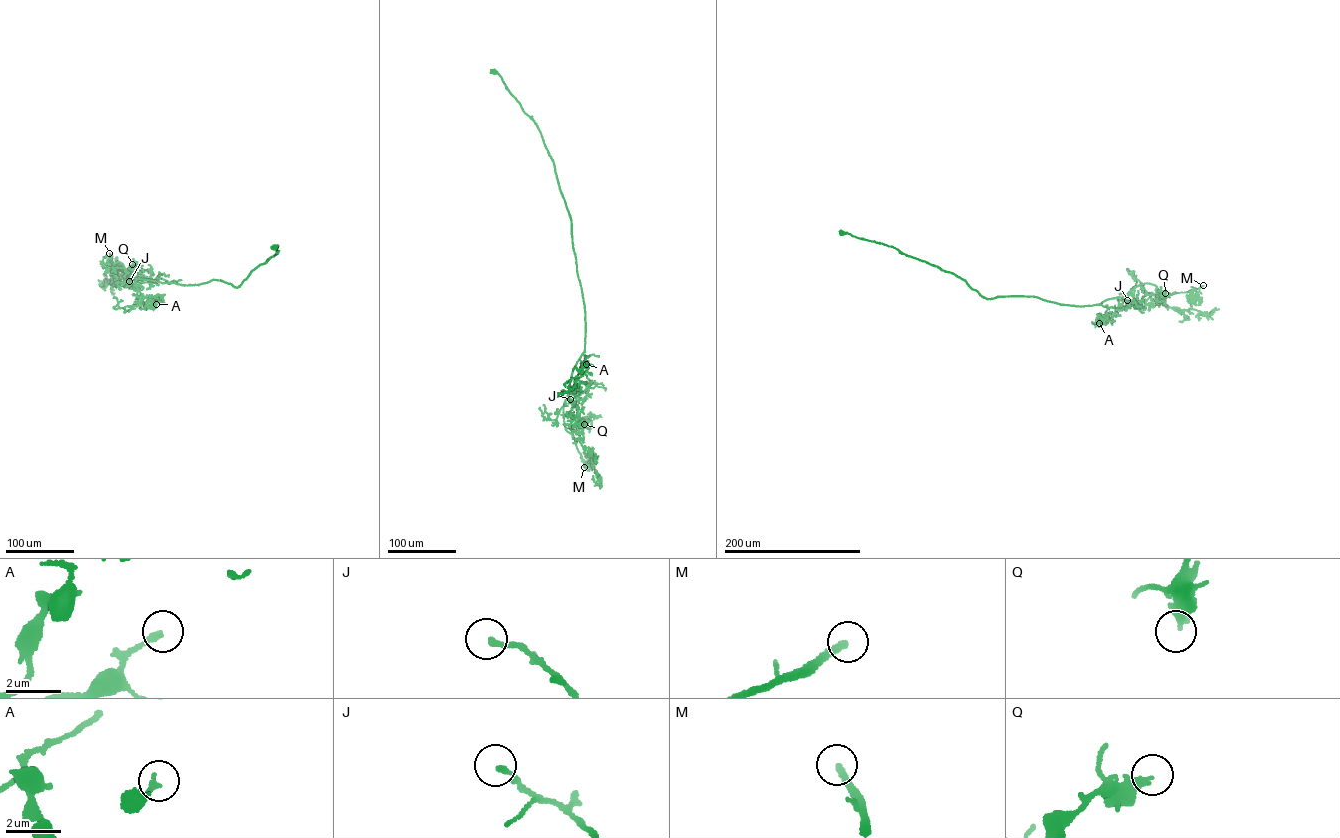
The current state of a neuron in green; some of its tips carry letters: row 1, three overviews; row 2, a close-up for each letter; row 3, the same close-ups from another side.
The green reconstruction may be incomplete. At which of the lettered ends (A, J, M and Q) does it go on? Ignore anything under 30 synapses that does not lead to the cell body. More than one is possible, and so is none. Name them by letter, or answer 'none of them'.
M

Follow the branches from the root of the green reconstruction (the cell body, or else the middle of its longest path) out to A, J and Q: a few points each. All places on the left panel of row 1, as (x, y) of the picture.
A: (274, 247), (276, 254), (237, 287), (215, 279), (187, 285), (136, 279), (142, 300), (148, 295), (156, 304)
J: (274, 247), (276, 254), (237, 287), (215, 279), (187, 285), (136, 278), (114, 263), (118, 282), (129, 281)
Q: (274, 247), (237, 287), (136, 278), (118, 261), (113, 271), (132, 264)

